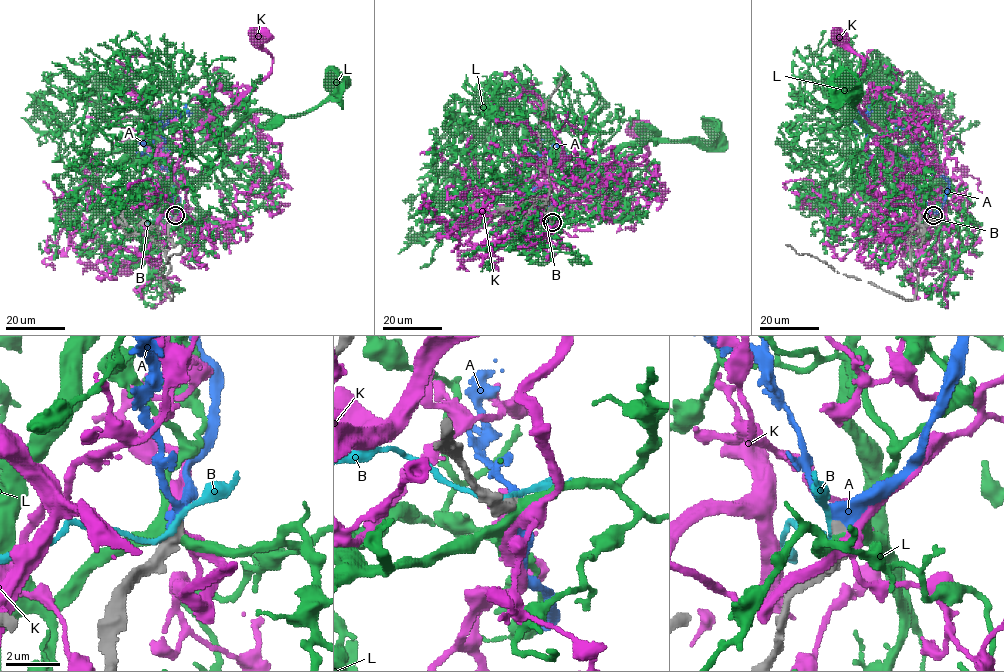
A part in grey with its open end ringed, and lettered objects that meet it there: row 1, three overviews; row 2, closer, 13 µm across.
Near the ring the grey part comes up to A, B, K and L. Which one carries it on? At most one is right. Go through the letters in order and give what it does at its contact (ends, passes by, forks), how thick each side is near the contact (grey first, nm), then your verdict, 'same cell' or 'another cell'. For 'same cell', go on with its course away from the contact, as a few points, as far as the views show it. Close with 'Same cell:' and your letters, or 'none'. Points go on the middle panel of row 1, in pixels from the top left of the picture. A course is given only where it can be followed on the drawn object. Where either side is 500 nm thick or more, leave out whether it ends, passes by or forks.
A: 500 nm thick on the grey side, 400 nm on the other; same cell; it runs (552, 222), (551, 237), (552, 225), (528, 206), (533, 191), (552, 180), (549, 155), (543, 155)
B: 550 nm thick on the grey side, 200 nm on the other; another cell
K: 550 nm thick on the grey side, 360 nm on the other; another cell
L: 600 nm thick on the grey side, 360 nm on the other; another cell
Same cell: A

